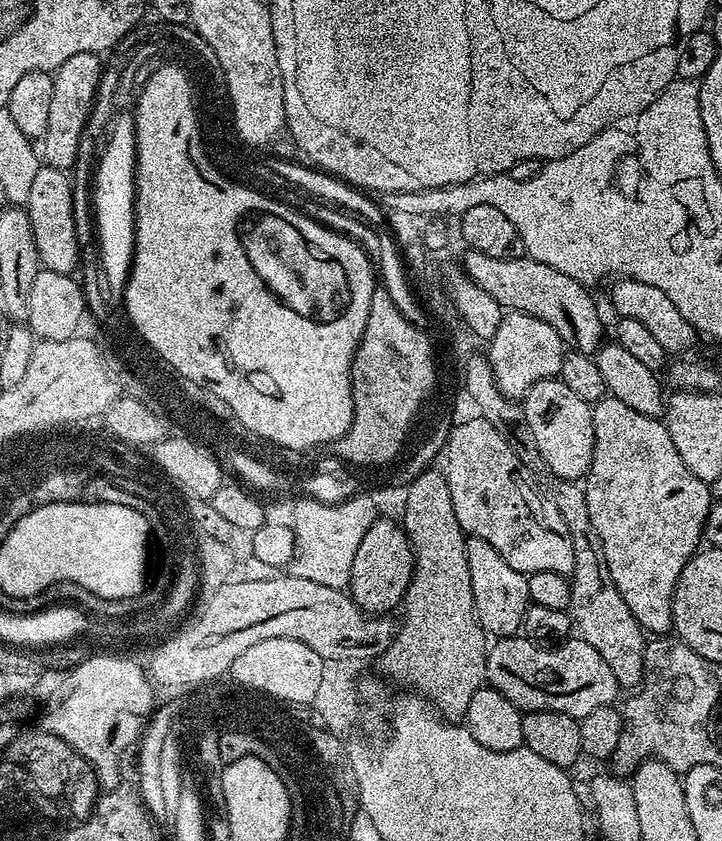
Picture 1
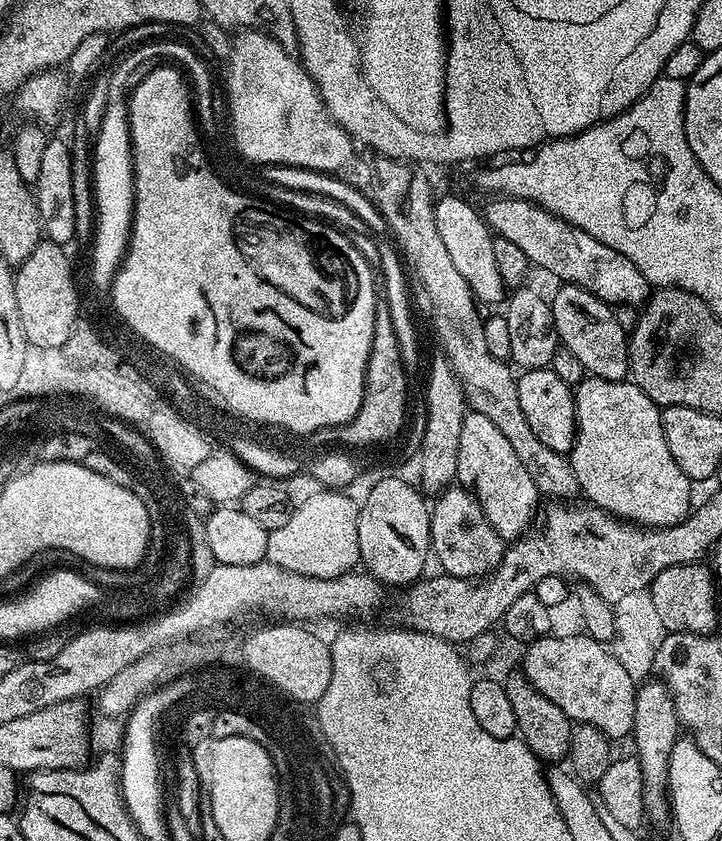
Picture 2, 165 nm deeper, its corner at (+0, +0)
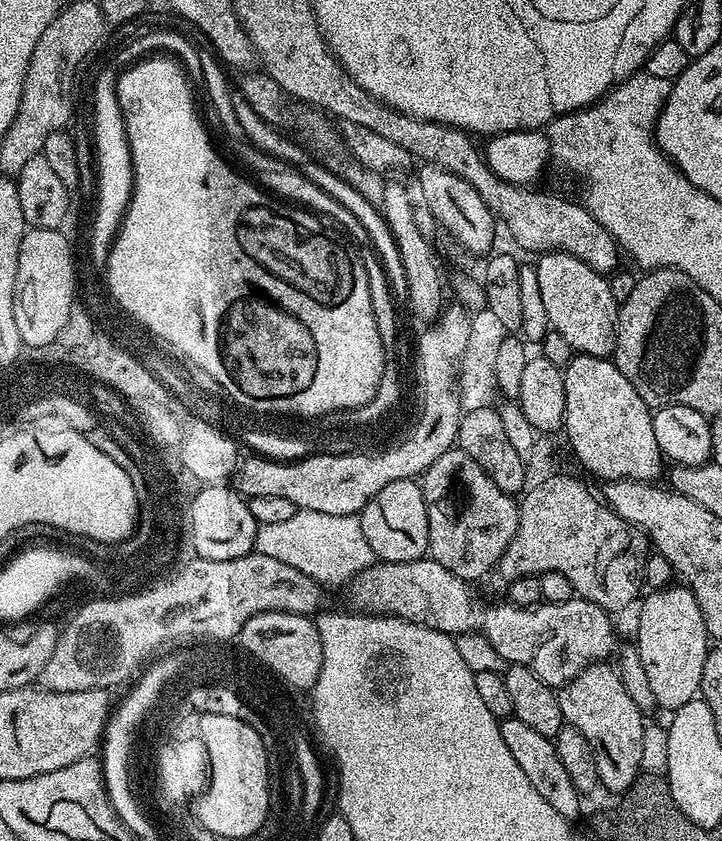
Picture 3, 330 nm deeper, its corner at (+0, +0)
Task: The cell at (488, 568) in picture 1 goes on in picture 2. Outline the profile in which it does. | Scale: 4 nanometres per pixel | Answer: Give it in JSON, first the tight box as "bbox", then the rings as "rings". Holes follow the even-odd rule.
{"bbox":[430,486,506,578],"rings":[[[449,486],[437,500],[440,501],[433,503],[430,508],[431,551],[435,563],[437,560],[445,573],[465,578],[483,578],[495,572],[504,557],[506,542],[498,530],[494,530],[476,497],[466,488]]]}

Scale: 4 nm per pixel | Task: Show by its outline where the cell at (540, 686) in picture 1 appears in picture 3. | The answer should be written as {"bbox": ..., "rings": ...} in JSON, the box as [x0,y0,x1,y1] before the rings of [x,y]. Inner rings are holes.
{"bbox":[558,662,646,794],"rings":[[[606,662],[590,665],[559,689],[558,695],[565,724],[577,728],[582,738],[590,742],[594,766],[598,766],[599,787],[622,794],[642,772],[640,763],[646,716],[638,706],[634,706],[634,698],[626,694],[619,671],[609,666]]]}

